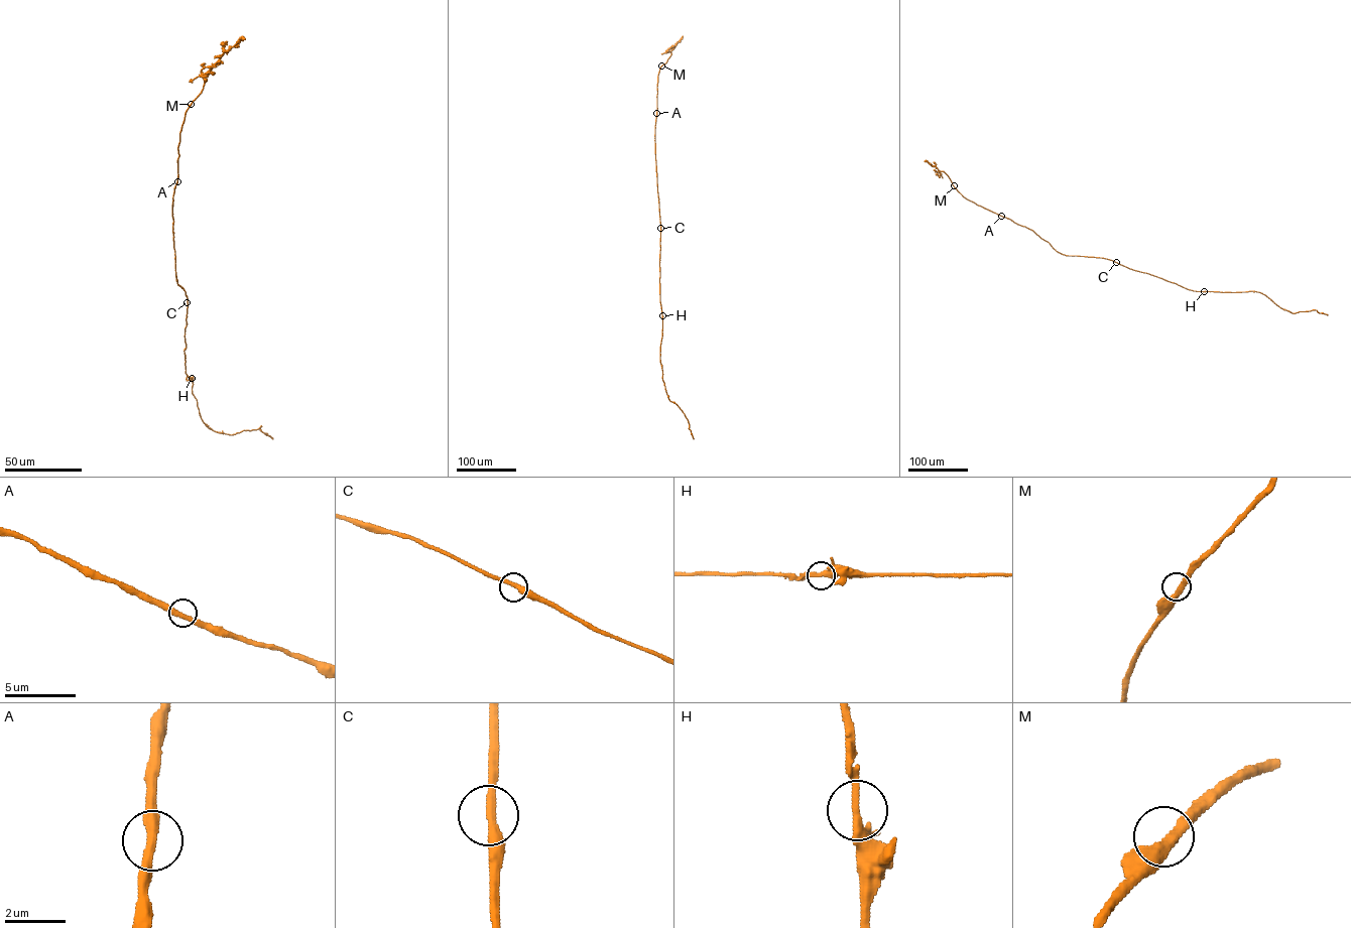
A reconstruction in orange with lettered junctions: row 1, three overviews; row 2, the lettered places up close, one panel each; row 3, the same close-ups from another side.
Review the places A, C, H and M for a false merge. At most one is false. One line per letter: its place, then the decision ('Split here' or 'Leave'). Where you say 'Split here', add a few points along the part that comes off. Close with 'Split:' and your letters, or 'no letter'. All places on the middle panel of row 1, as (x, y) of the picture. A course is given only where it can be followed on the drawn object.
A: Place: (656, 113). Leave
C: Place: (660, 228). Leave
H: Place: (662, 315). Leave
M: Place: (661, 65). Leave
Split: no letter

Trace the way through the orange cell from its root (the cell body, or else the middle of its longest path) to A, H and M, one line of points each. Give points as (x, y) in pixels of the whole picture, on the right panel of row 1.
A: (1118, 263), (1102, 258), (1062, 254), (1032, 231), (1001, 216)
H: (1118, 263), (1188, 289), (1204, 291)
M: (1118, 263), (1102, 258), (1062, 254), (1032, 231), (967, 200), (954, 185)

